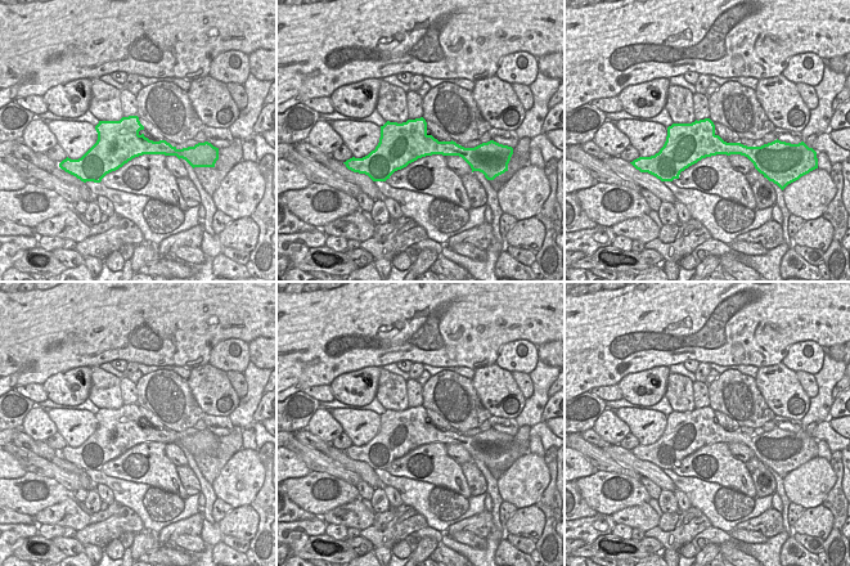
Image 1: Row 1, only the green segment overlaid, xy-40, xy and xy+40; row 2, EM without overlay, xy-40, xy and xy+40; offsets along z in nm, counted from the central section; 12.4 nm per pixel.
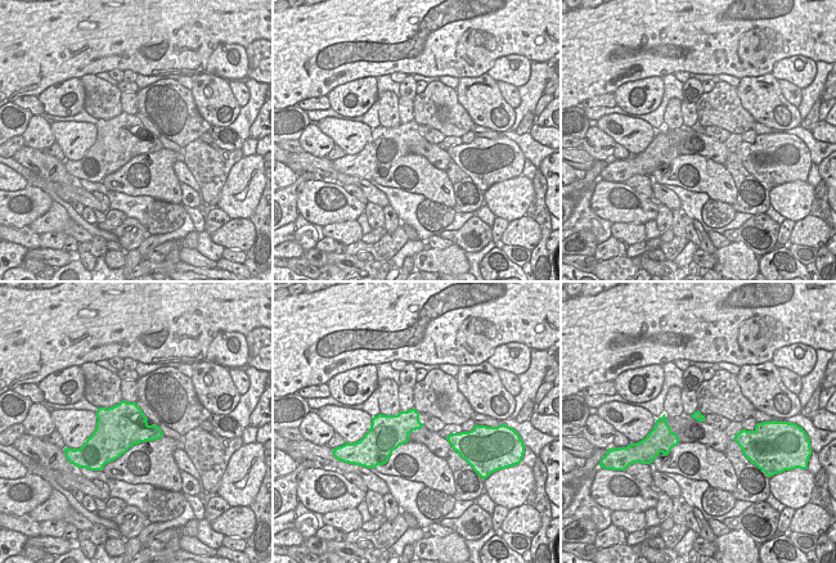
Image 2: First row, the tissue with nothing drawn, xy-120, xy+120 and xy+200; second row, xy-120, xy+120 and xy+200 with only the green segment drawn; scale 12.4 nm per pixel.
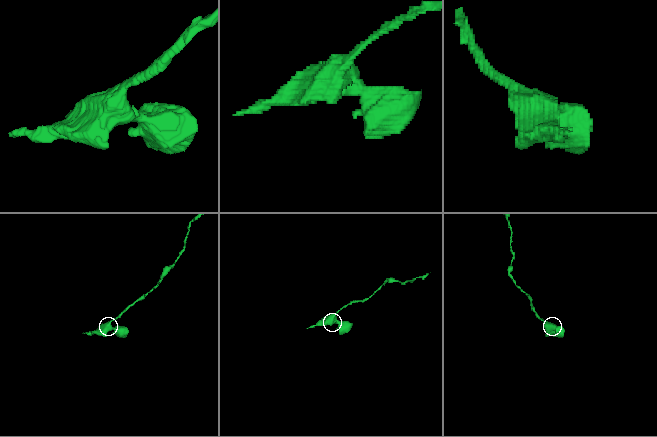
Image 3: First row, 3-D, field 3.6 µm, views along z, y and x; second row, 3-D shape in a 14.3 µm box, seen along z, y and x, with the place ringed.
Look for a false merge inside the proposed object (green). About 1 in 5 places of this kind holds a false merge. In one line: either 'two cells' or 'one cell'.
one cell

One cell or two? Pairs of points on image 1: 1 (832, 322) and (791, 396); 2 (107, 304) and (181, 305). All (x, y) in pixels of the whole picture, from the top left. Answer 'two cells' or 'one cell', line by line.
1: two cells
2: one cell

